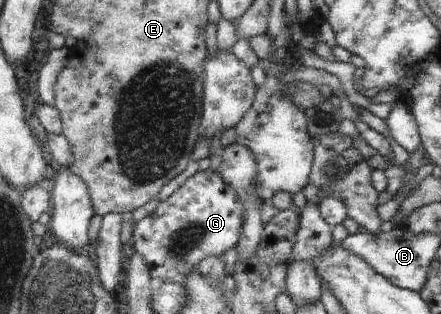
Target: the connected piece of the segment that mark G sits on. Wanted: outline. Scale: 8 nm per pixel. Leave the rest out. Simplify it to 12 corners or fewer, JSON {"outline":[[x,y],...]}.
{"outline":[[198,171],[134,224],[152,278],[184,284],[237,248],[238,190]]}

